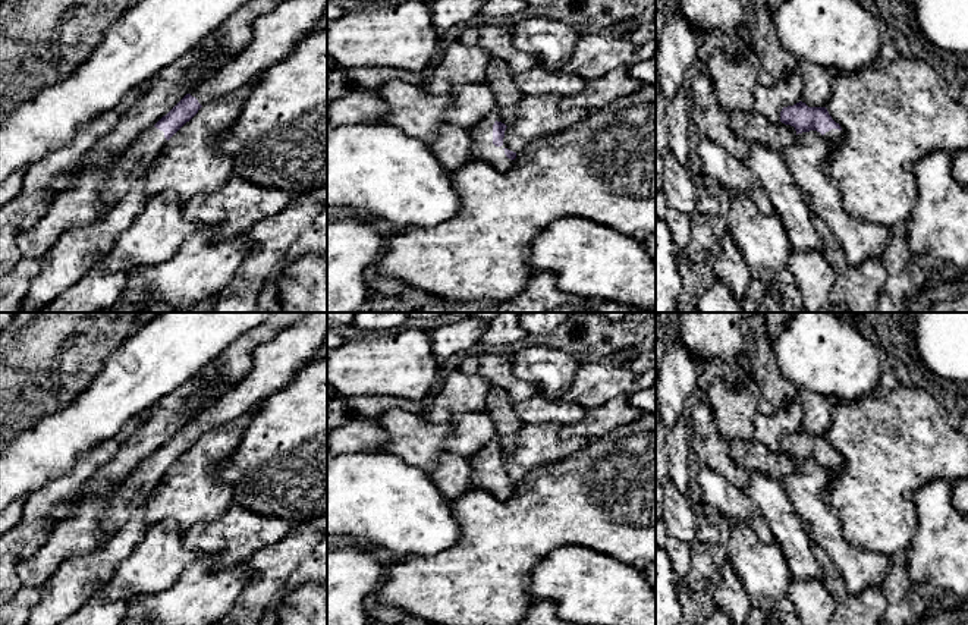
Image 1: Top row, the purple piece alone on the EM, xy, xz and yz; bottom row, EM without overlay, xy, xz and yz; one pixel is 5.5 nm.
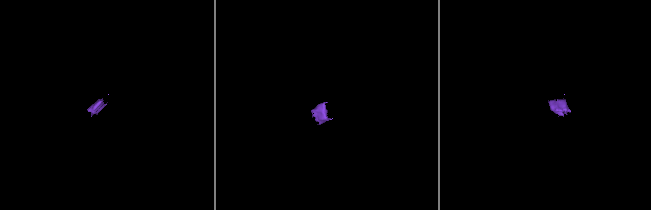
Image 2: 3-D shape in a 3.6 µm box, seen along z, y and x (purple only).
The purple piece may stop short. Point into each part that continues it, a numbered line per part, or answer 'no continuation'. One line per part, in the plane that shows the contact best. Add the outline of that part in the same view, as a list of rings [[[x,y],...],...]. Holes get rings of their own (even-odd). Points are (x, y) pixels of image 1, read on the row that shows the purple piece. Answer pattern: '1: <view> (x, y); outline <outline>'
1: xy (274, 35); outline [[[283,0],[271,13],[254,22],[251,43],[204,76],[189,94],[205,106],[254,81],[286,57],[308,32],[320,28],[326,13],[327,0]]]
2: xz (484, 150); outline [[[484,119],[469,128],[474,142],[474,158],[491,164],[496,170],[507,170],[513,160],[507,158],[503,147],[493,144],[494,119]]]

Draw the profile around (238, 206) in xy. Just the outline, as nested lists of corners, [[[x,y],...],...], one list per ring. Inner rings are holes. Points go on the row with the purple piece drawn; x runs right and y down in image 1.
[[[232,175],[219,191],[201,192],[183,204],[183,219],[214,230],[219,241],[226,241],[246,233],[290,201],[292,195],[286,191]]]

